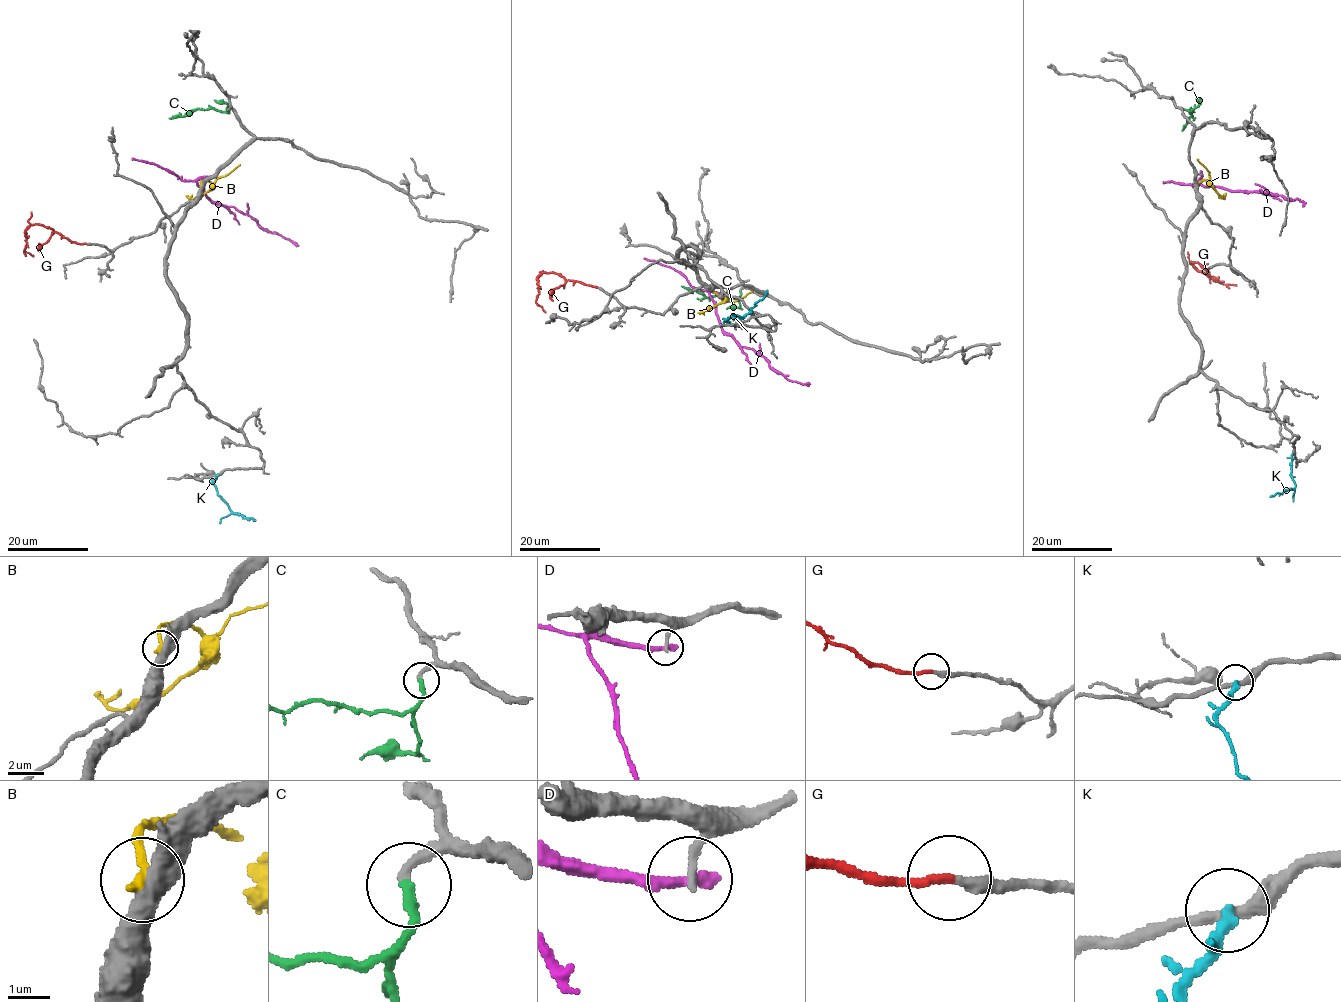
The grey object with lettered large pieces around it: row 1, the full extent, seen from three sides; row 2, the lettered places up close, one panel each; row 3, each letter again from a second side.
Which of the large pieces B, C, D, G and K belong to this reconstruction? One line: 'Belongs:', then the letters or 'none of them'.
Belongs: C, G

